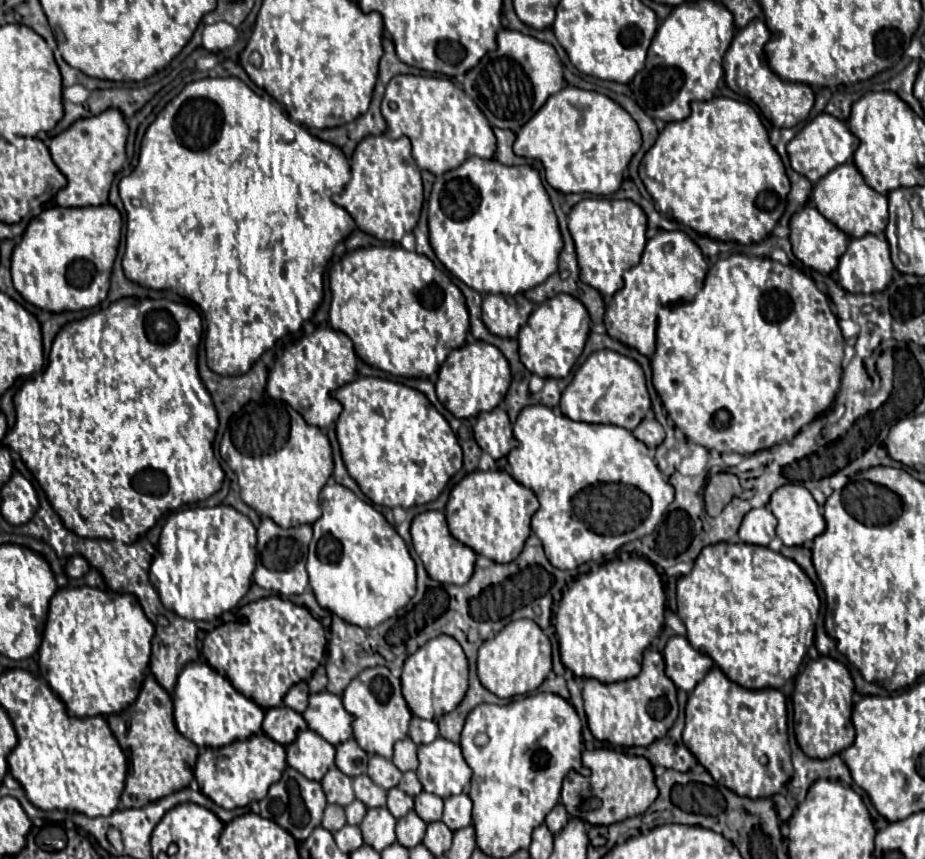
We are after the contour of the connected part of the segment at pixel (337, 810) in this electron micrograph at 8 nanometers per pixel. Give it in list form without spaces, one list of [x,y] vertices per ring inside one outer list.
[[[328,805],[324,811],[324,819],[322,819],[322,827],[328,829],[330,833],[336,833],[338,829],[342,829],[346,825],[346,815],[344,809],[340,805]]]

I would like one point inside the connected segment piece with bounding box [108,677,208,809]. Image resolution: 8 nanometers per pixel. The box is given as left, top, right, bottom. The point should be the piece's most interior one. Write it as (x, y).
(162, 761)

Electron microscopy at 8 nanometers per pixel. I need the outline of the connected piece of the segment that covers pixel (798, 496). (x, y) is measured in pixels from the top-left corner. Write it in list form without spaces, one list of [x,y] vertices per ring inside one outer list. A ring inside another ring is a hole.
[[[798,483],[776,489],[768,507],[778,519],[776,535],[786,547],[808,545],[826,529],[818,503],[810,491]]]

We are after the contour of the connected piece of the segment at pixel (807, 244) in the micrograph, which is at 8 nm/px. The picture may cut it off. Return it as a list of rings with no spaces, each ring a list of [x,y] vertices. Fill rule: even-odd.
[[[806,205],[798,213],[794,213],[790,219],[790,243],[792,243],[792,253],[806,267],[810,267],[818,273],[830,273],[838,265],[838,257],[842,257],[842,253],[846,251],[848,235],[842,233],[830,221],[826,221],[814,205]]]

